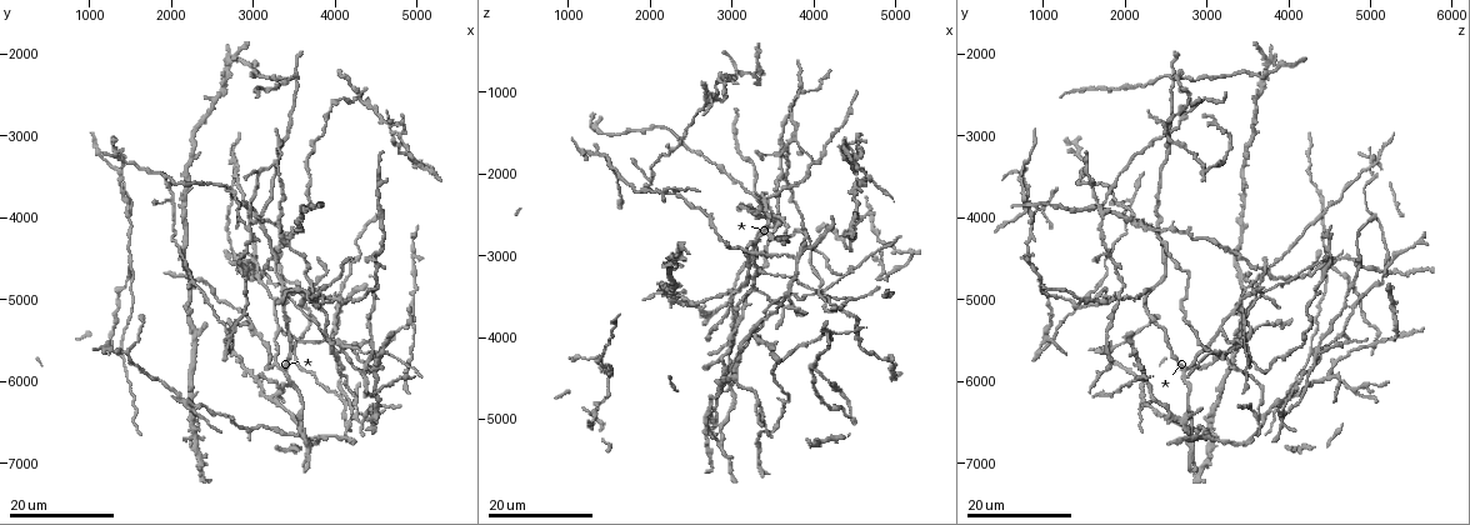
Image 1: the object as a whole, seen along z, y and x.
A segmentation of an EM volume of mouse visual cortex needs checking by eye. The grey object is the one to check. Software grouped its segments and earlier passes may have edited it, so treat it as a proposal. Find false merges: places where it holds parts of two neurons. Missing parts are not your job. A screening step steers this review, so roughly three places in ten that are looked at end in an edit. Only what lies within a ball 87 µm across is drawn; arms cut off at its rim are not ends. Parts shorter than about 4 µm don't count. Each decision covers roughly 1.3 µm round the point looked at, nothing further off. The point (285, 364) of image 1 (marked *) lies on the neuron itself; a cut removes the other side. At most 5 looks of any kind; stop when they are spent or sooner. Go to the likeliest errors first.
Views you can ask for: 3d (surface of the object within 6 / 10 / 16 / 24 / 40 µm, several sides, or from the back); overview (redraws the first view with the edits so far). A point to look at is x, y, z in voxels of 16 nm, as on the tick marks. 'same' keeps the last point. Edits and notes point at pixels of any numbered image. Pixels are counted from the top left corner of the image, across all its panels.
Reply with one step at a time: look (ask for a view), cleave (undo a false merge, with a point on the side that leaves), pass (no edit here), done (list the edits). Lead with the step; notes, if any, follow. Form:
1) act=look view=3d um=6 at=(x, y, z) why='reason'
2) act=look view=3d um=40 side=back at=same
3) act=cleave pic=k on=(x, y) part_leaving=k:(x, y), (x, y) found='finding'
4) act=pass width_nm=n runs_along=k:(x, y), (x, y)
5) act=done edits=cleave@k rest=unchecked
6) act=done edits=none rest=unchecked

act=look view=3d um=16 at=(2900, 4100, 850) why='four-way junction'

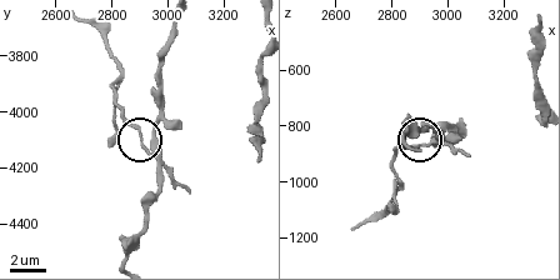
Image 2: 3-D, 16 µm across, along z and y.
act=look view=3d um=10 at=(2920, 4110, 860) why='zoom in'

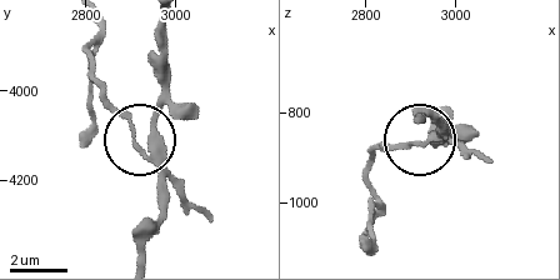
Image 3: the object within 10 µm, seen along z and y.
act=cleave pic=3 on=(133, 129) part_leaving=3:(158, 160), (100, 84), (89, 50), (95, 26) found='two neurons meet here'

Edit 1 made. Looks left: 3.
act=look view=3d um=24 at=(2800, 3400, 5000) why='looks like a crossing'

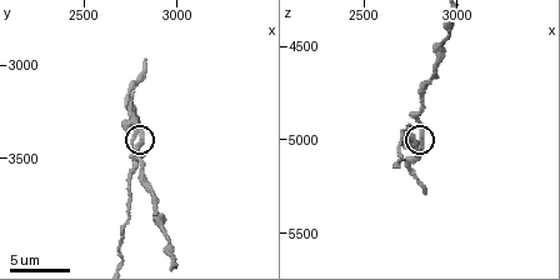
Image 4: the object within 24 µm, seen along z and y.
act=look view=3d um=6 at=(2800, 3360, 5020) why='closer look'

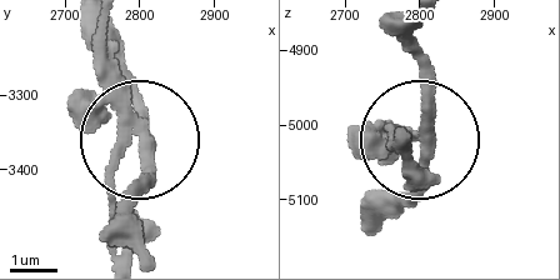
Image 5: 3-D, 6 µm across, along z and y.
act=pass width_nm=260 found='one neuron here'

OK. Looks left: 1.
act=done edits=cleave@3 rest=unchecked

